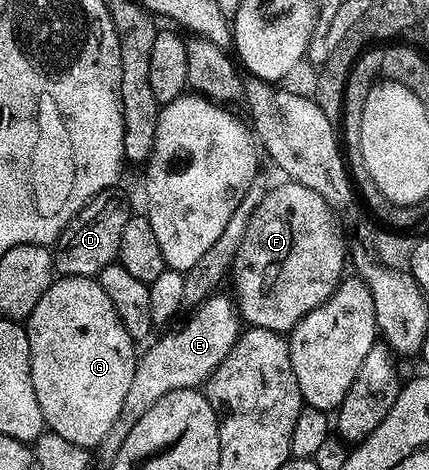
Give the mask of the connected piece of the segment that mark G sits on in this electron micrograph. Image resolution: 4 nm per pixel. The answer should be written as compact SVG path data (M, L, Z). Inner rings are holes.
M90 276L56 279L49 290L41 294L41 302L33 306L33 314L29 314L25 327L29 338L33 390L37 390L37 406L41 406L44 425L73 446L98 449L113 422L117 422L117 414L121 414L125 394L133 382L137 359L136 341L131 339L125 326L121 326L121 318L117 318L109 294L101 290L98 279Z

